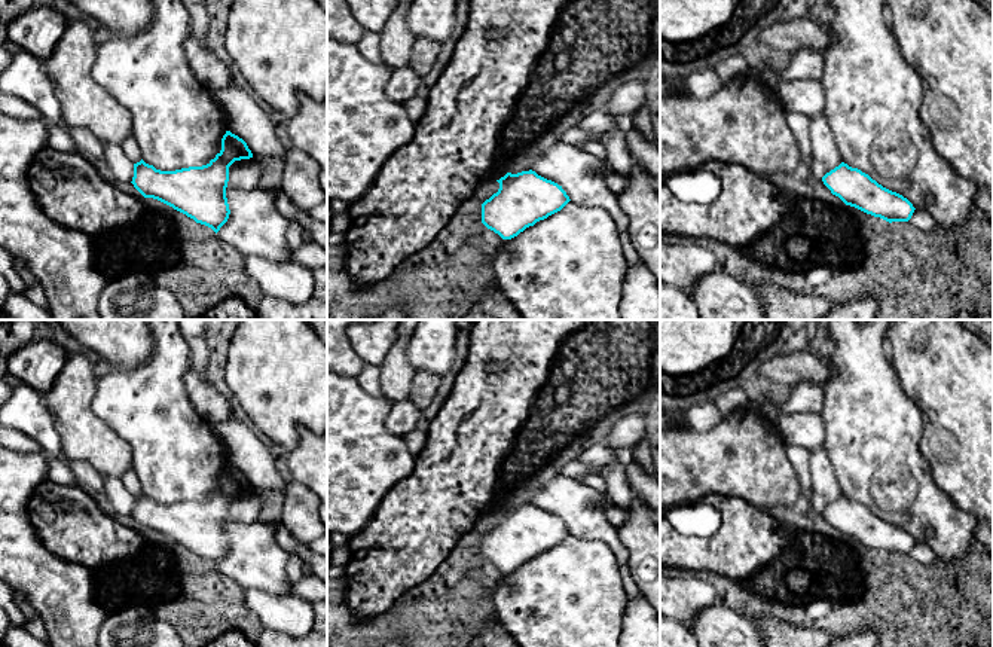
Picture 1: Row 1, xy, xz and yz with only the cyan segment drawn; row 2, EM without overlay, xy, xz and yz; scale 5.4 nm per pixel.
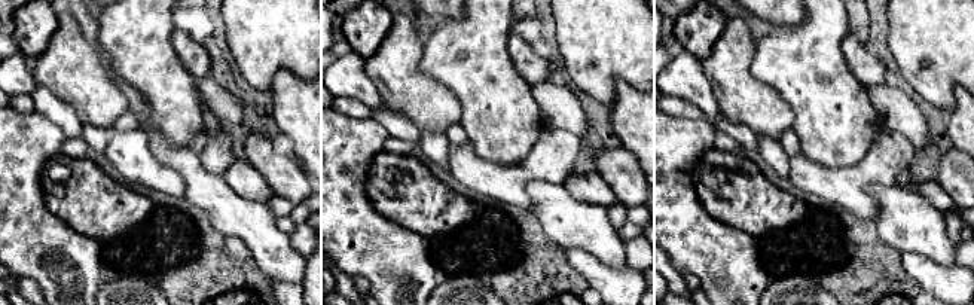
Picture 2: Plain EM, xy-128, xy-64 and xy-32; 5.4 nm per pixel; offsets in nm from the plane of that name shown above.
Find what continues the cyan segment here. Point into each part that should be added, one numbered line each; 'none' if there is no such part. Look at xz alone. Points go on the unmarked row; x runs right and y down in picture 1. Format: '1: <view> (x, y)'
none

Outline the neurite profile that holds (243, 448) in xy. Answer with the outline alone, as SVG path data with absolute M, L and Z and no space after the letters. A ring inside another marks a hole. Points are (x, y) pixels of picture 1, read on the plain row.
M229 418L211 425L211 431L223 445L227 464L242 471L253 489L284 492L287 482L281 477L272 454L251 427Z

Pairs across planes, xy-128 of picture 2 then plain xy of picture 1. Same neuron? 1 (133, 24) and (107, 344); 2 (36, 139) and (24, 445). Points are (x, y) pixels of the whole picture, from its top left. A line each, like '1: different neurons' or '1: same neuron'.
1: different neurons
2: different neurons

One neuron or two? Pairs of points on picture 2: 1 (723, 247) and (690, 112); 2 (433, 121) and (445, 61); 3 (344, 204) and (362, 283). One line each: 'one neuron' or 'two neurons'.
1: two neurons
2: two neurons
3: two neurons

